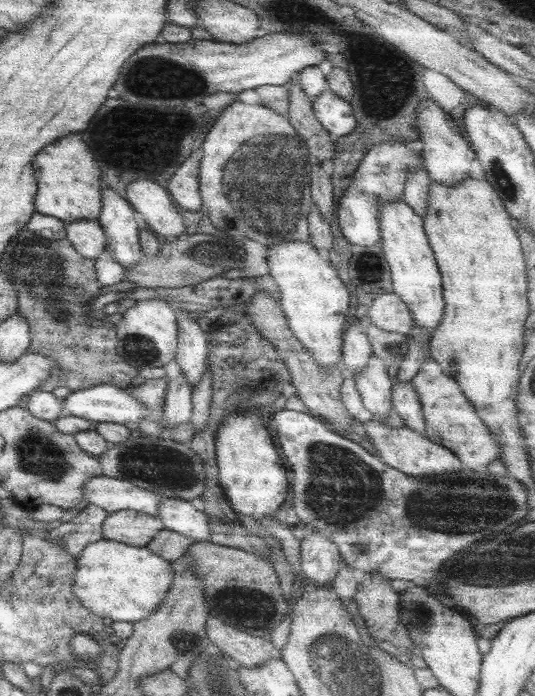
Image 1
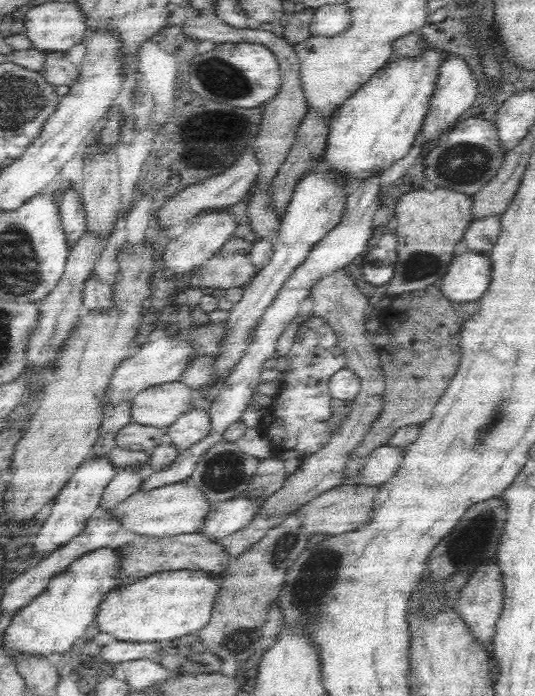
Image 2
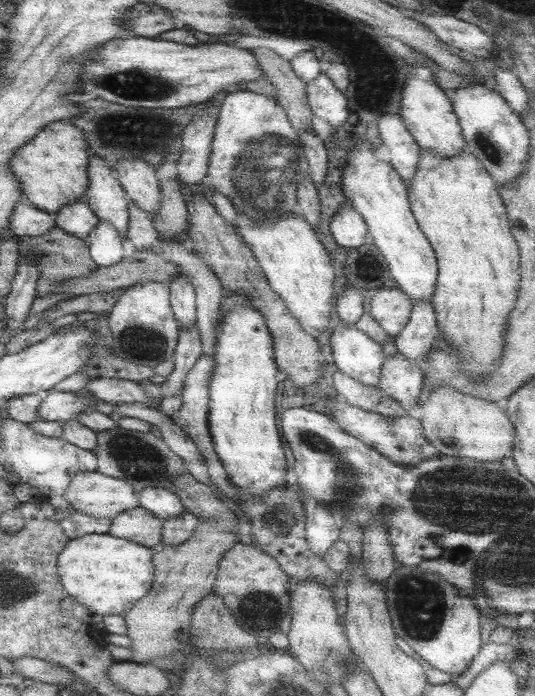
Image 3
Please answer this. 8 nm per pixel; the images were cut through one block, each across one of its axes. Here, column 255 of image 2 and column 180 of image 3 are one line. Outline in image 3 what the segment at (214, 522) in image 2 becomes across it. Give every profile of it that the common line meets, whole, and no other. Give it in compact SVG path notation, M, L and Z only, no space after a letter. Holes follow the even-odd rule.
M143 488L139 490L137 502L139 508L149 510L153 516L161 518L163 522L179 518L185 512L185 506L181 504L179 496L173 490L169 492L165 488Z

